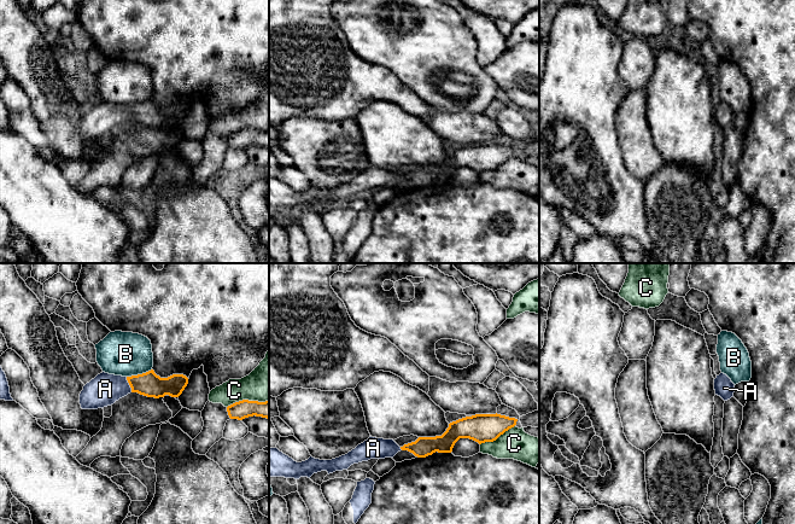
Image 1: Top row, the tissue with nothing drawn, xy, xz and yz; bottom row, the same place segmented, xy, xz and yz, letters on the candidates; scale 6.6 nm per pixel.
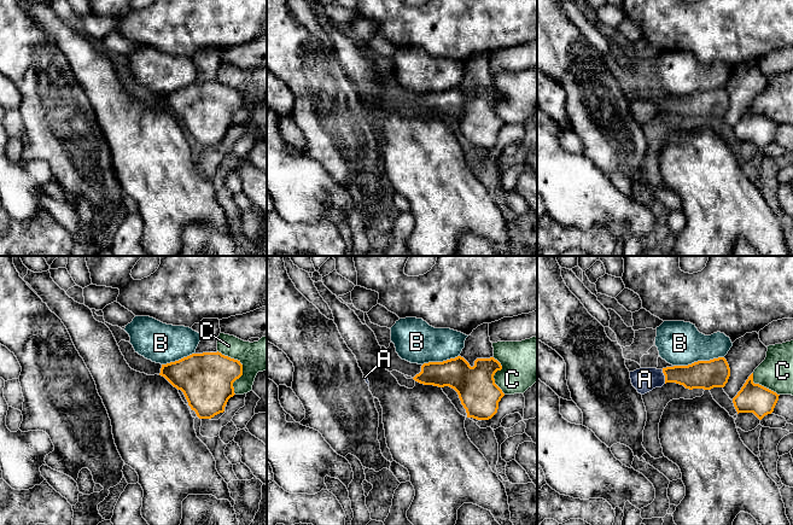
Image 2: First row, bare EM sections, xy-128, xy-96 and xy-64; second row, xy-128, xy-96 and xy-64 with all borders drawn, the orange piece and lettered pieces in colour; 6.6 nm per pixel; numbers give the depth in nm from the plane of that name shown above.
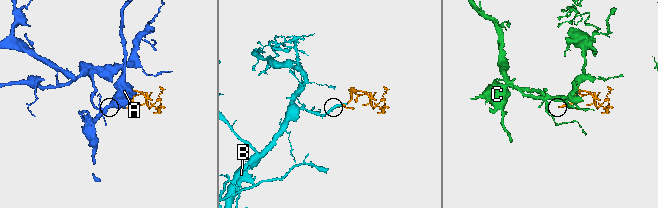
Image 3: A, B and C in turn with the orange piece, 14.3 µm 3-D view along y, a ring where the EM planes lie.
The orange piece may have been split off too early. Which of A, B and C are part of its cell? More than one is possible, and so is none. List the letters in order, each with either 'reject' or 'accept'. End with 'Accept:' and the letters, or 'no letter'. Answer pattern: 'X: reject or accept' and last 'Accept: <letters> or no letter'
A: accept
B: reject
C: reject
Accept: A

